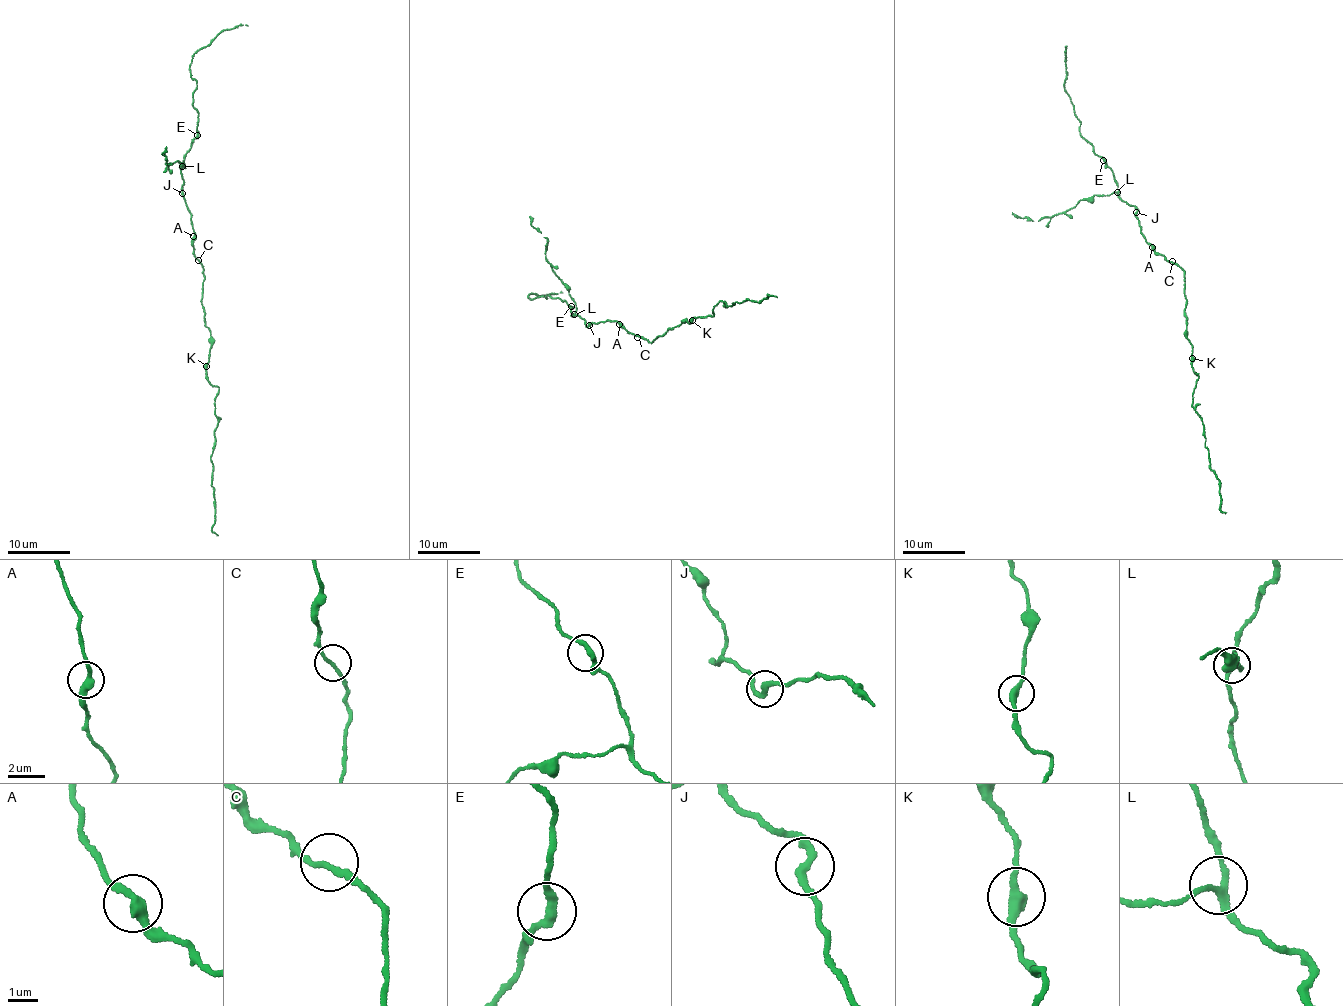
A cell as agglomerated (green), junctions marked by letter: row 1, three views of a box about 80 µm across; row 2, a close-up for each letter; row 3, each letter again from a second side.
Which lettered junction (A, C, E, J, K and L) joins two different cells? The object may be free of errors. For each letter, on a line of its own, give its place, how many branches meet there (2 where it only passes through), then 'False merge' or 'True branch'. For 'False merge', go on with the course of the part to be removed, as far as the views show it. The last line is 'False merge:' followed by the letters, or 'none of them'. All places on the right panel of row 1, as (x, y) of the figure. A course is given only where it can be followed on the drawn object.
A: Place: (1152, 247). Branches: 2. True branch
C: Place: (1172, 261). Branches: 2. True branch
E: Place: (1103, 160). Branches: 2. True branch
J: Place: (1136, 212). Branches: 2. True branch
K: Place: (1192, 358). Branches: 2. True branch
L: Place: (1117, 192). Branches: 3. True branch
False merge: none of them

